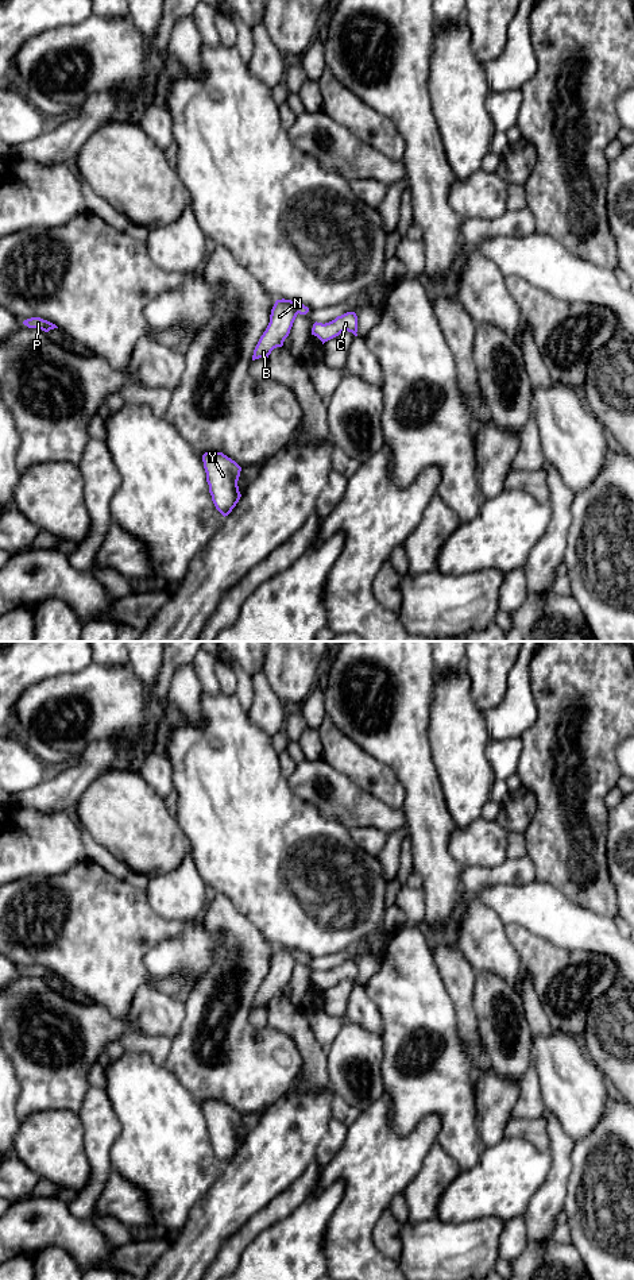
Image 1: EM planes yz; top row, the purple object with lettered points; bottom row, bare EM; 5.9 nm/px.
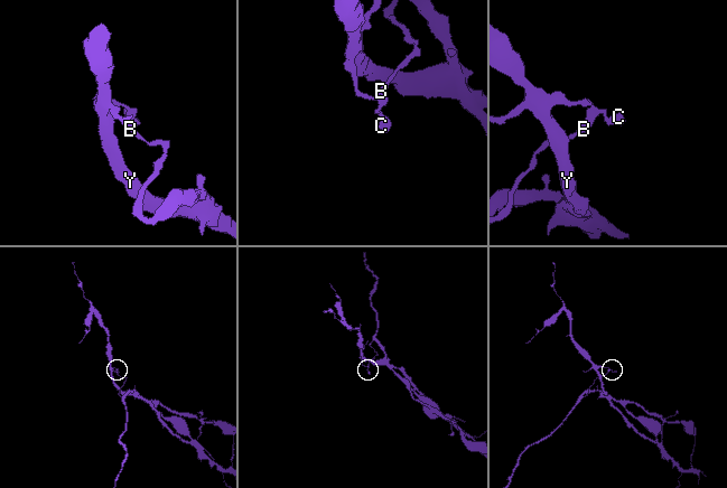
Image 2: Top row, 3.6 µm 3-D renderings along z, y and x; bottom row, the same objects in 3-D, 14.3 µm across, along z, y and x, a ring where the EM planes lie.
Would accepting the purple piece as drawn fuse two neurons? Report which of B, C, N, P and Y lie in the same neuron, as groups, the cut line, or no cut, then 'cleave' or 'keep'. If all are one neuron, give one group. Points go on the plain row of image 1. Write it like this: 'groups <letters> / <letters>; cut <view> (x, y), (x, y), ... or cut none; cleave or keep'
groups B N / C P Y; cut yz (282, 947), (297, 962); cleave

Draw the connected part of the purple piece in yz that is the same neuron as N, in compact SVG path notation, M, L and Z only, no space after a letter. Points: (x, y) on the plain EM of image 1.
M275 949L270 963L270 971L254 998L252 1009L268 1006L274 996L283 994L297 963L295 957L287 949Z

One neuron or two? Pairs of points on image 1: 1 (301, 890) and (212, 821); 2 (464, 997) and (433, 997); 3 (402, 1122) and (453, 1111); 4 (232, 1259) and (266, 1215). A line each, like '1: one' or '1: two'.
1: one
2: two
3: one
4: one

